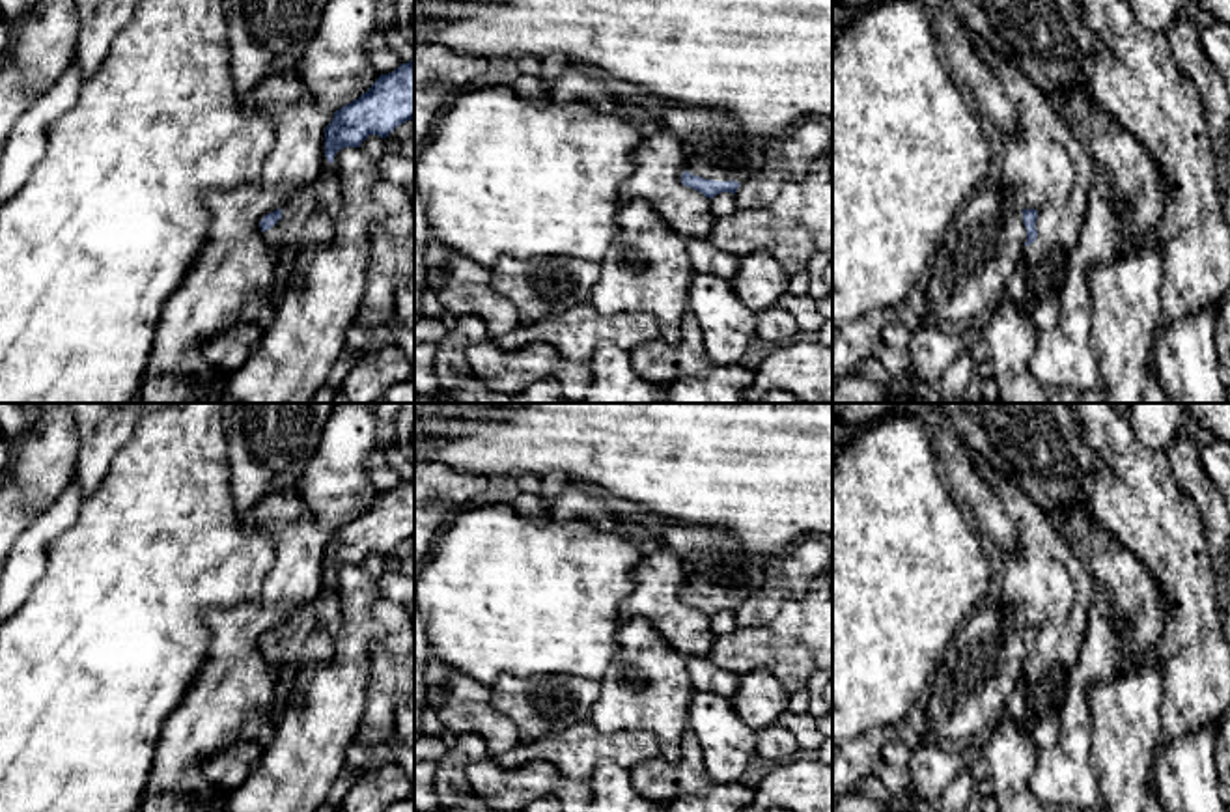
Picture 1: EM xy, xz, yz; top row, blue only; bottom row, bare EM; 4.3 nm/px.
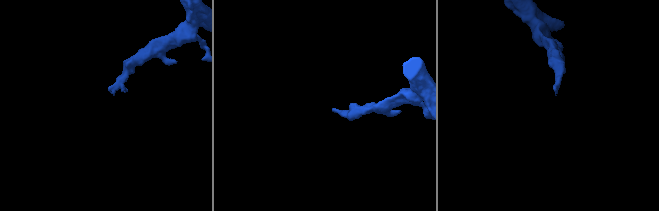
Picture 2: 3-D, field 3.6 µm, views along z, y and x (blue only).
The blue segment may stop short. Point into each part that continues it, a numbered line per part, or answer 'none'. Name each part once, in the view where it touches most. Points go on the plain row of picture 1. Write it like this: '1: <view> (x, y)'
1: xz (715, 566)

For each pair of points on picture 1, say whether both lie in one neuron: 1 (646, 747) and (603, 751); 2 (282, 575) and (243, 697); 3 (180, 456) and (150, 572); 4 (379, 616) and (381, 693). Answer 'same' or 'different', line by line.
1: same
2: same
3: same
4: same

